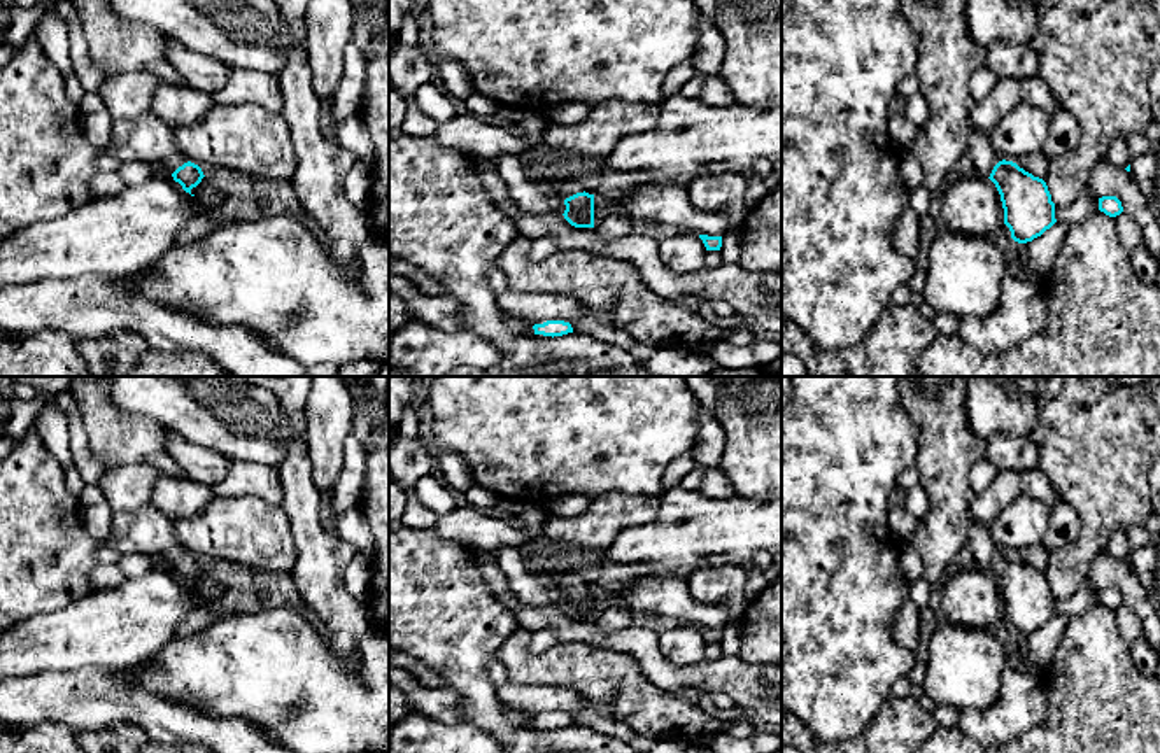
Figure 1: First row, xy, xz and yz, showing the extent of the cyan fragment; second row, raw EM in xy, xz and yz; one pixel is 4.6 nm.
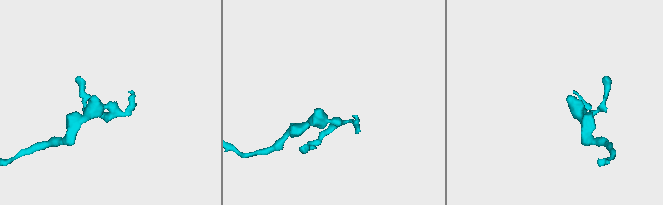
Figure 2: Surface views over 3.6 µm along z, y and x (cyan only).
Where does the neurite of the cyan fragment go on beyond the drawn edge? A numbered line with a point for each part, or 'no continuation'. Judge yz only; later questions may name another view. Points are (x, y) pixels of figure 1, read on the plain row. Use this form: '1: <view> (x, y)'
1: yz (980, 541)

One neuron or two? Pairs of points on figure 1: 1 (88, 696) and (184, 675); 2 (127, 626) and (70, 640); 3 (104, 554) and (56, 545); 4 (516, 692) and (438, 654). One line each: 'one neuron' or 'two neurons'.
1: two neurons
2: one neuron
3: two neurons
4: two neurons

